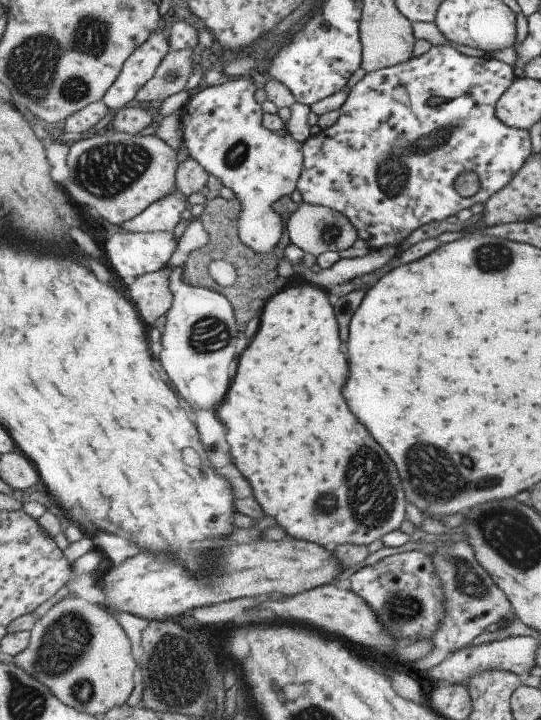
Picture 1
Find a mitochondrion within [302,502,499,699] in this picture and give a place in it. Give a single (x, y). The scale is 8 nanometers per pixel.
(398, 606)

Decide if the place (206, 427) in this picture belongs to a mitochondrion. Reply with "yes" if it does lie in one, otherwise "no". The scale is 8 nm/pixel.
no

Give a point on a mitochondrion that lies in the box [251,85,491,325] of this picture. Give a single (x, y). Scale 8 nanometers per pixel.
(392, 172)

